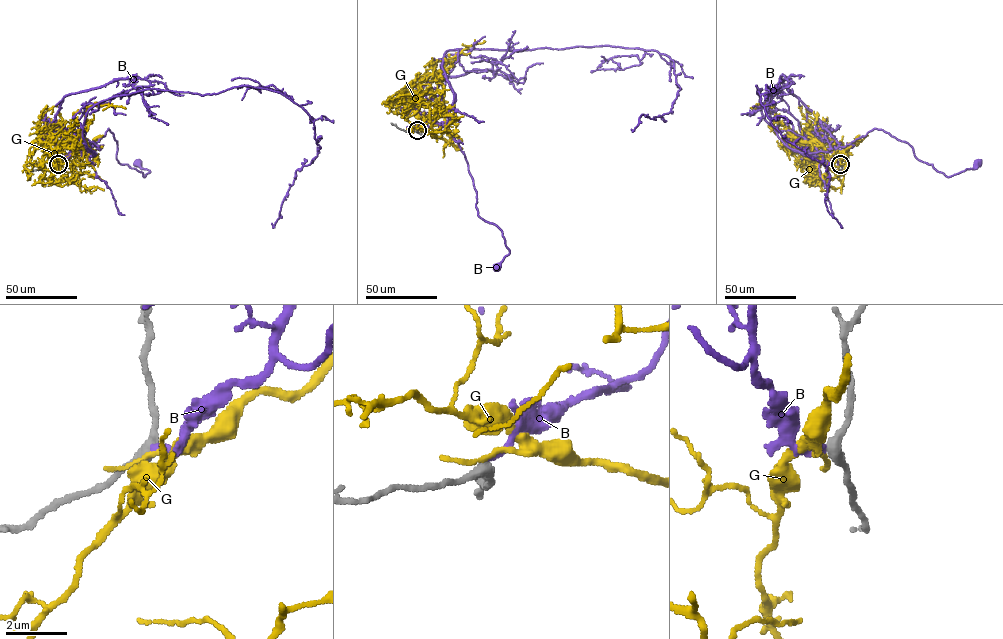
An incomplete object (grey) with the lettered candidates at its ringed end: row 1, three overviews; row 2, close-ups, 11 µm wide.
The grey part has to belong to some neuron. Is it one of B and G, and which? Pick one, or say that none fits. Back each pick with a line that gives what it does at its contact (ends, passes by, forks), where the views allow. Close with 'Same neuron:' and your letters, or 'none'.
B: it ends there
Same neuron: B

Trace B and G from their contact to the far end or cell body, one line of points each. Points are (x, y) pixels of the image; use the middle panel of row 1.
B: (417, 130), (443, 124), (458, 142), (476, 190), (478, 215), (501, 231), (509, 250), (497, 268)
G: (417, 130), (449, 141), (442, 102), (442, 73), (449, 59), (469, 46), (485, 41)

